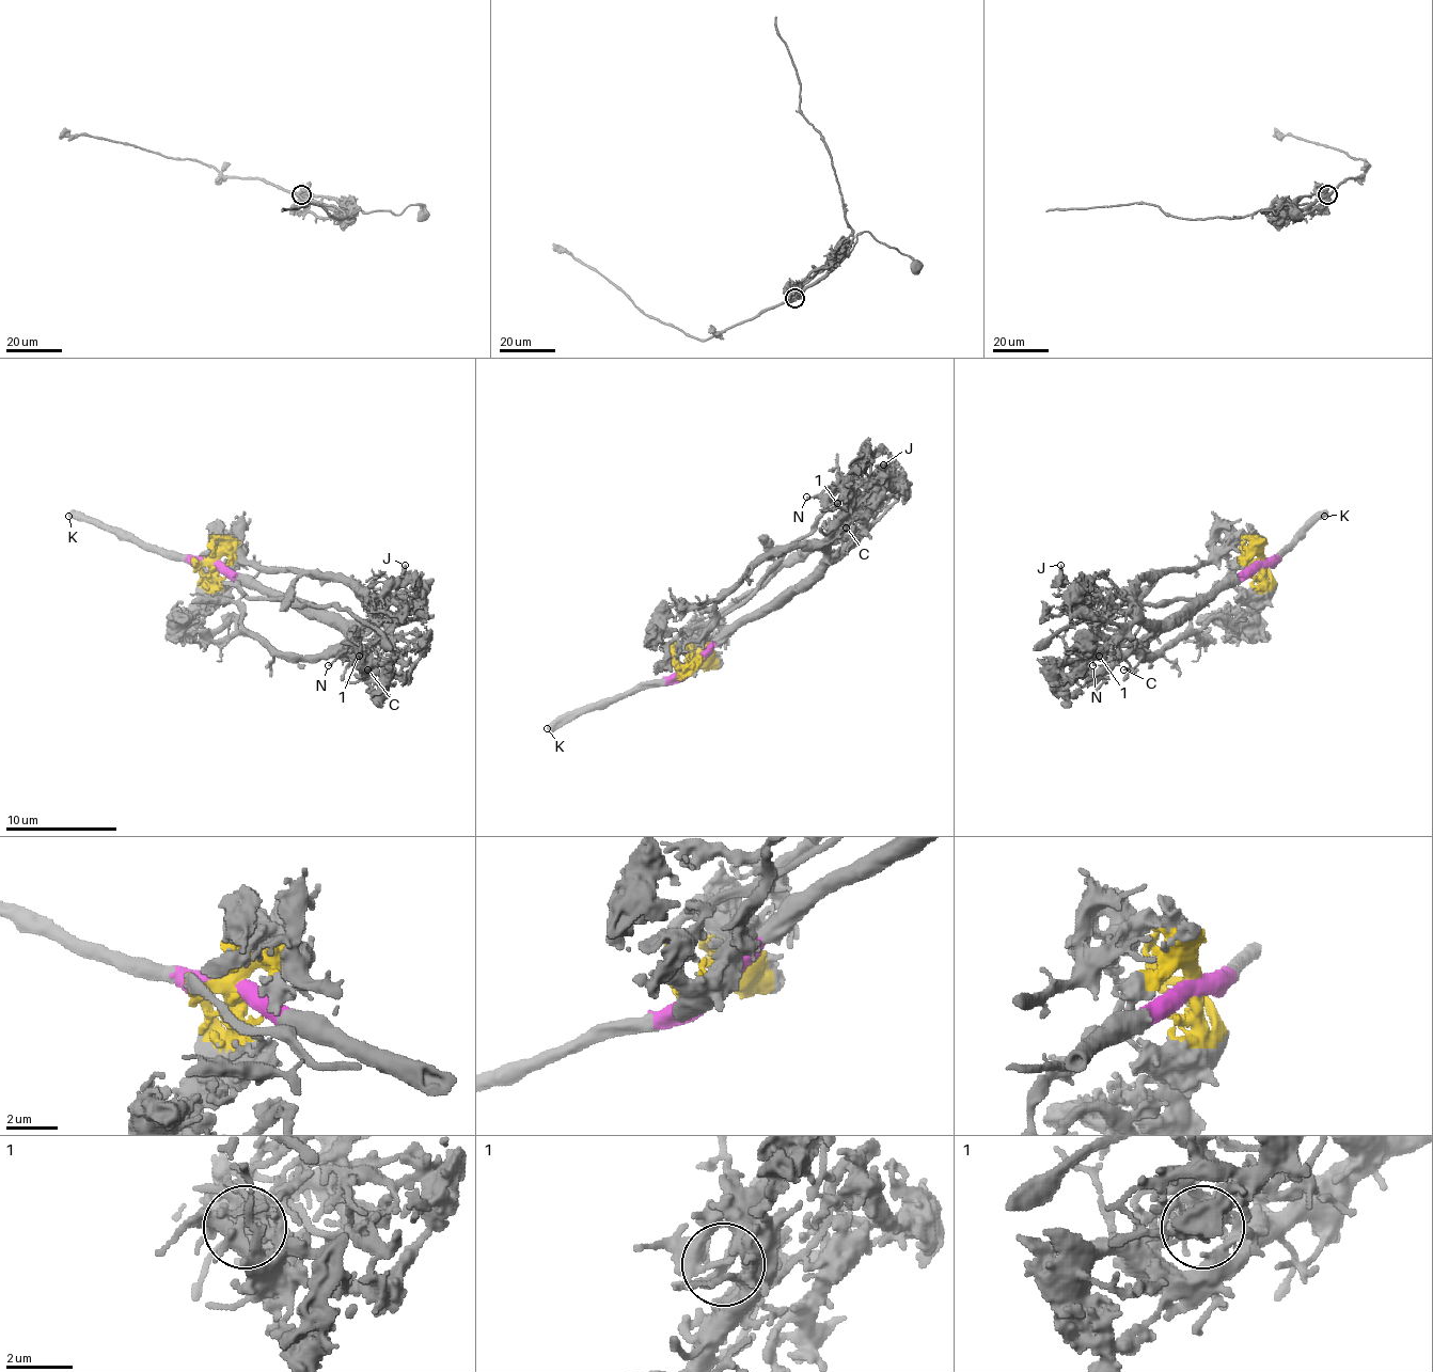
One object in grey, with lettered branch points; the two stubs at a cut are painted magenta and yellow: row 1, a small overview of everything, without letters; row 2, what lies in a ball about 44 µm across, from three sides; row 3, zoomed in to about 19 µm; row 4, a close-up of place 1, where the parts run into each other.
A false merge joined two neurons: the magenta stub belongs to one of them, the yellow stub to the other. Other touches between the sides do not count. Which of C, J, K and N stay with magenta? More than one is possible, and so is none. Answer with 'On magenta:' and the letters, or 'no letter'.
On magenta: C, K, N

